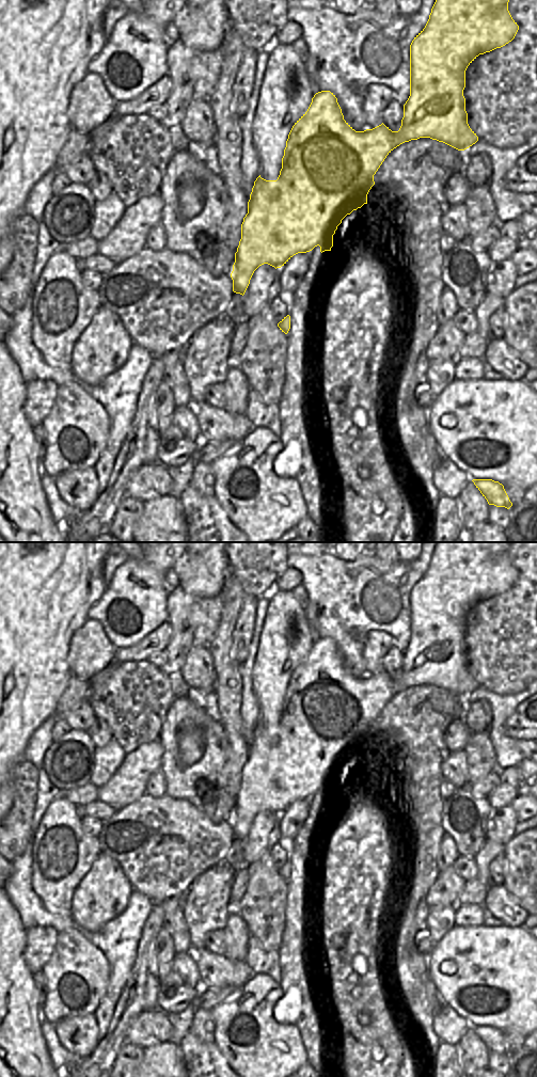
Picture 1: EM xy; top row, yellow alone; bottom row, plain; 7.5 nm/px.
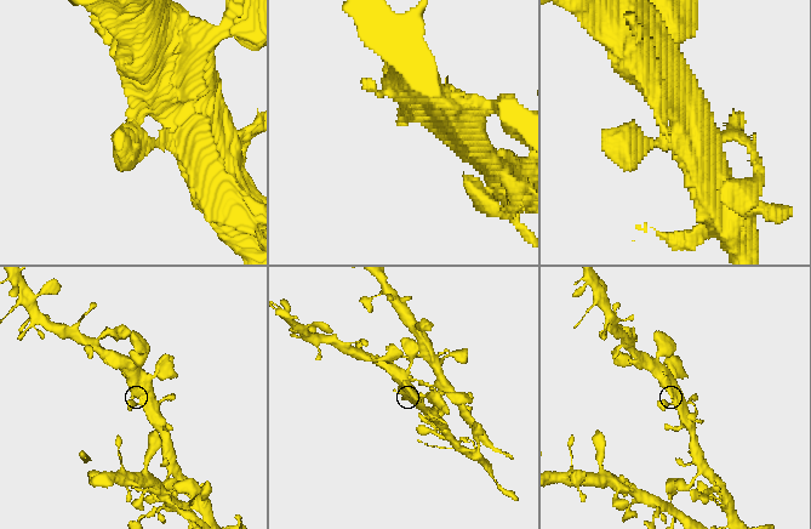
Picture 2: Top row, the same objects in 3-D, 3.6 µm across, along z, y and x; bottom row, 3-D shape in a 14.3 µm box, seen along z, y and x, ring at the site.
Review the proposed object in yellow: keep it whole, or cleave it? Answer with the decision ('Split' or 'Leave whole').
Leave whole

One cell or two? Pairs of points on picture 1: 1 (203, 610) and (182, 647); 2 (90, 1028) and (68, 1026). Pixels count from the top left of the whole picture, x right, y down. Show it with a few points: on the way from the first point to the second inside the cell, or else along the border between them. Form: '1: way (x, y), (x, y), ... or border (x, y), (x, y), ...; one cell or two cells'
1: way (198, 619), (185, 637); one cell
2: way (84, 1028), (74, 1026); one cell

